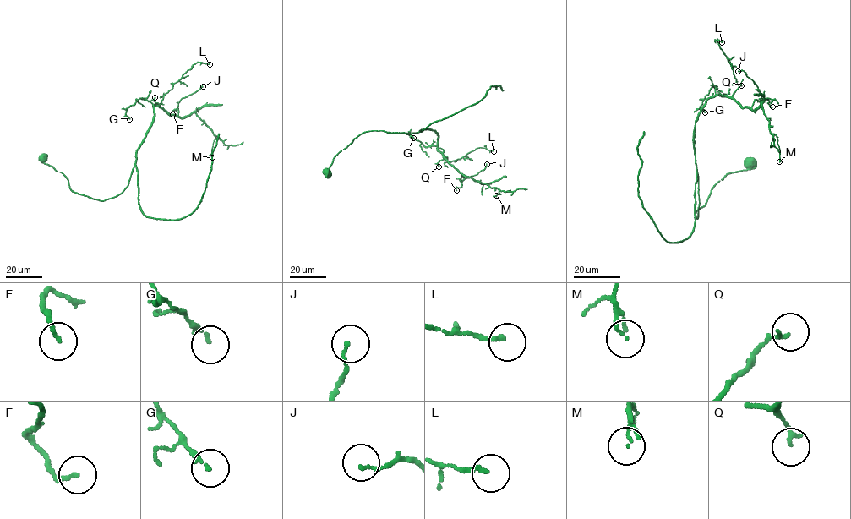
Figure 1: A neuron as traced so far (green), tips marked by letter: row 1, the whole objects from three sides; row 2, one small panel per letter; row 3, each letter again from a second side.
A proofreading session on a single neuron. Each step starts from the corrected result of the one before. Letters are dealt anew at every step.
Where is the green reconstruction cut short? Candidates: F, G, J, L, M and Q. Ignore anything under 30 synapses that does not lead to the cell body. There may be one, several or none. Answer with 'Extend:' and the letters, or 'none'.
Extend: none

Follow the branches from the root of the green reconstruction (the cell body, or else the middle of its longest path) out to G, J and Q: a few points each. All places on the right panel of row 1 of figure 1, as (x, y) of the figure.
G: (751, 161), (712, 188), (697, 218), (694, 128), (715, 85), (700, 106), (705, 112)
J: (751, 161), (712, 188), (697, 218), (694, 128), (700, 108), (717, 95), (750, 108), (762, 99), (738, 71)
Q: (751, 161), (712, 188), (697, 218), (695, 122), (708, 99), (730, 96), (741, 85)

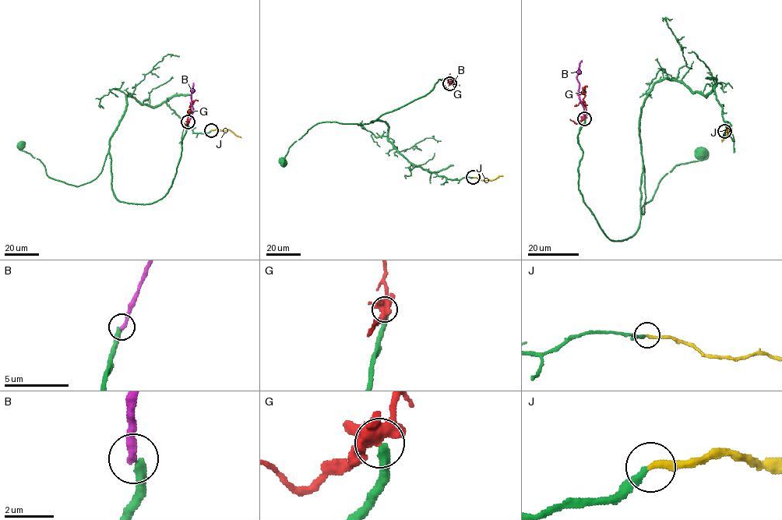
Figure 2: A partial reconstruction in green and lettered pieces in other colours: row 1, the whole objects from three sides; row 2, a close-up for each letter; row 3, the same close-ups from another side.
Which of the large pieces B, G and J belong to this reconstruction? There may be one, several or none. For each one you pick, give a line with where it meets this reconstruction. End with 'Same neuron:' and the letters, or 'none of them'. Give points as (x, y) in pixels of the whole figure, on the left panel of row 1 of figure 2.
J: contact (211, 130)
Same neuron: J

